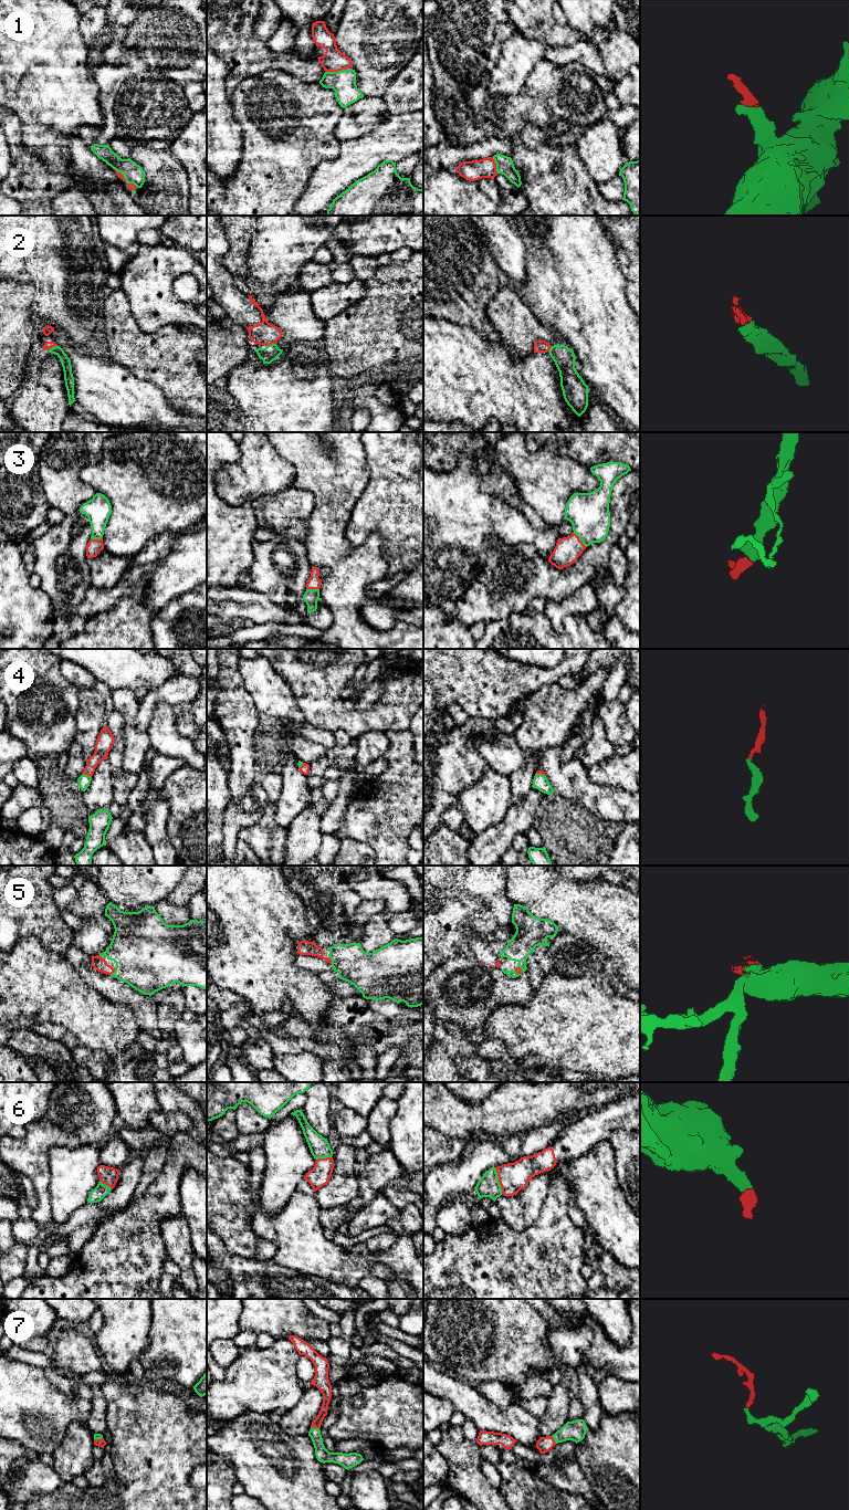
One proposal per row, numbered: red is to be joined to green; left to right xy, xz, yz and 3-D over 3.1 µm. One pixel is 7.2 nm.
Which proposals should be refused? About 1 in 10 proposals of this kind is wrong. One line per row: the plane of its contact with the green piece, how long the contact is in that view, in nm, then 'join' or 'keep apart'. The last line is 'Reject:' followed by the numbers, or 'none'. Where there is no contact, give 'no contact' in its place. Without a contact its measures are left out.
1: meets green in xy; contact 220 nm long; join
2: meets green in xz; contact 80 nm long; join
3: meets green in yz; contact 140 nm long; join
4: meets green in xy; contact 80 nm long; join
5: meets green in xz; contact 60 nm long; join
6: meets green in yz; contact 200 nm long; join
7: meets green in xz; contact 70 nm long; join
Reject: none

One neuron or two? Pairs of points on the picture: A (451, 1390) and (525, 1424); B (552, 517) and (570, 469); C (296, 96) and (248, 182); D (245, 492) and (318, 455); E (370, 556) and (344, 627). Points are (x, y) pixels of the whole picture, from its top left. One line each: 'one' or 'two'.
A: one
B: one
C: one
D: two
E: one

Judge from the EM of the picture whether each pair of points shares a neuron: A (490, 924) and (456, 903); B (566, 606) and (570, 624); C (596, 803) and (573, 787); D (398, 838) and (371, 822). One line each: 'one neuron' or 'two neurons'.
A: one neuron
B: two neurons
C: one neuron
D: one neuron

